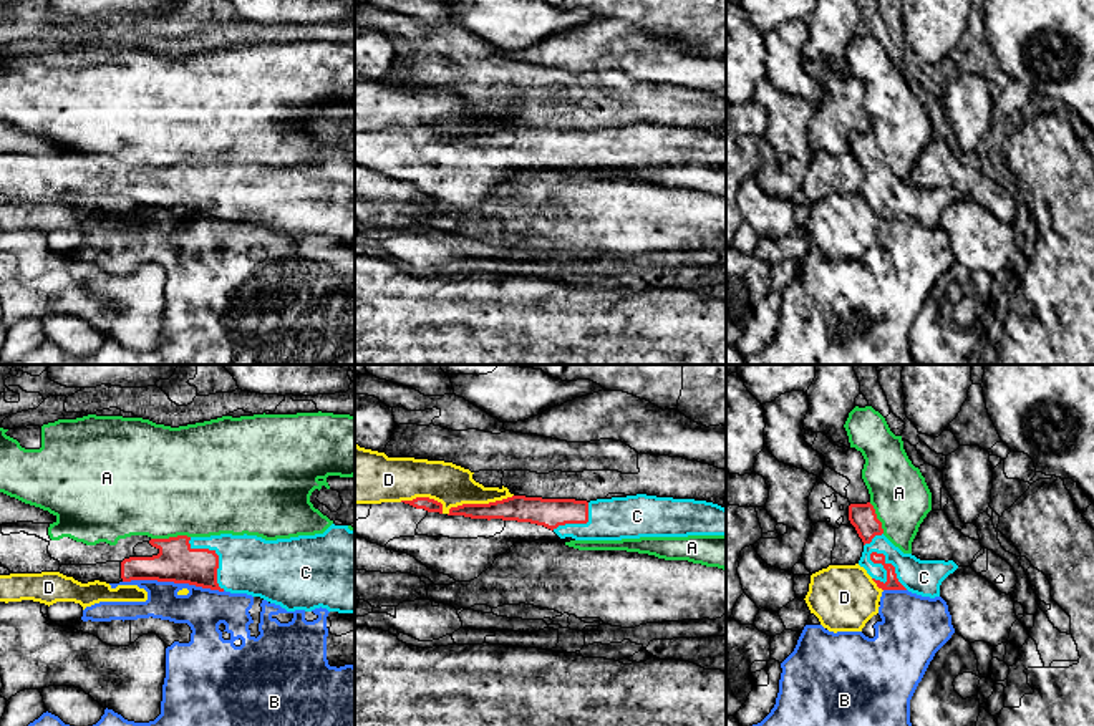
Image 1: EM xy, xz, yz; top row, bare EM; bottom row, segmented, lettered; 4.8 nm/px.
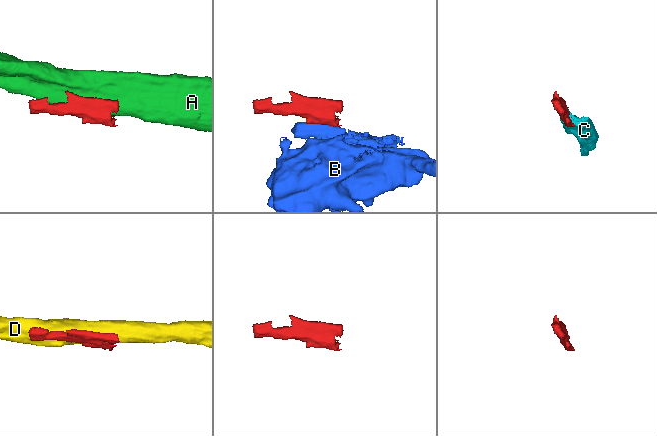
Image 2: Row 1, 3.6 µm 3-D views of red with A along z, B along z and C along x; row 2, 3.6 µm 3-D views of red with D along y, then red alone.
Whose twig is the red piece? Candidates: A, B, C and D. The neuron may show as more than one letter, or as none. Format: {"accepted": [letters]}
{"accepted": ["C"]}

